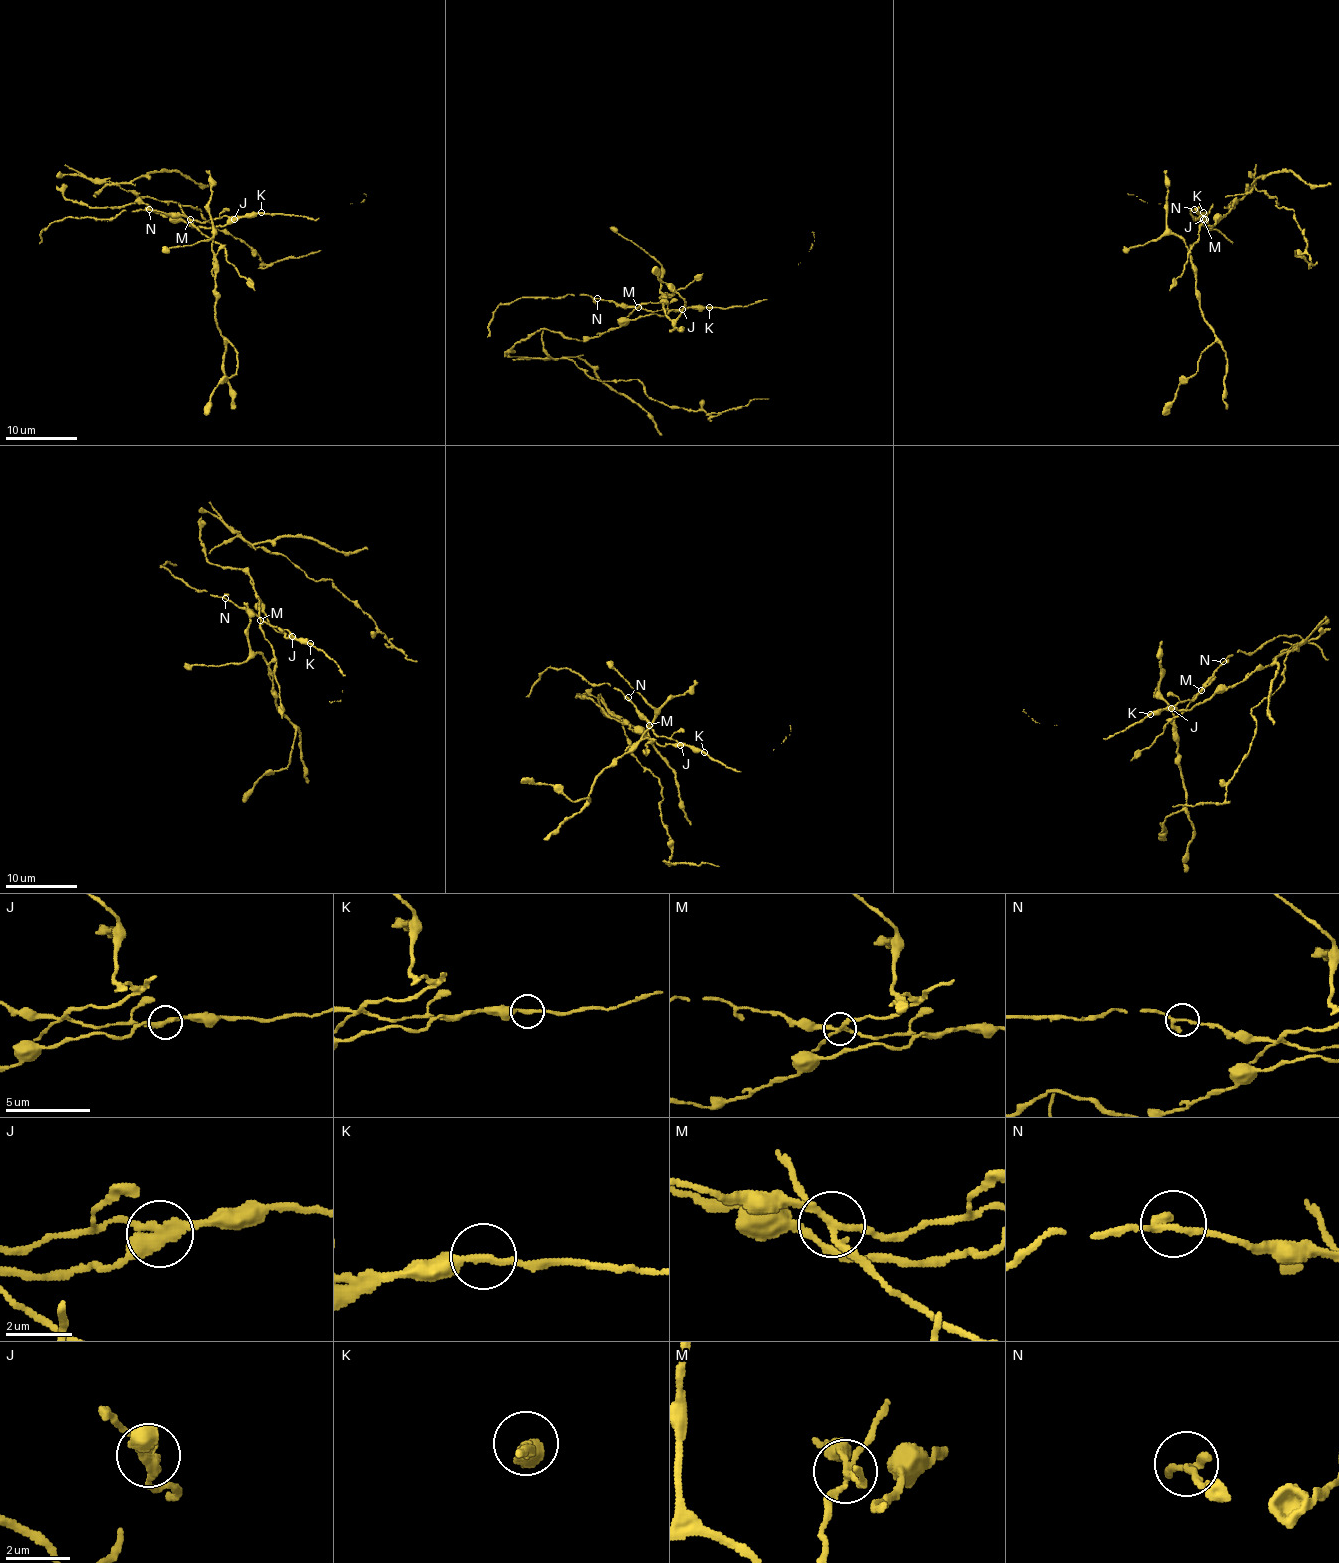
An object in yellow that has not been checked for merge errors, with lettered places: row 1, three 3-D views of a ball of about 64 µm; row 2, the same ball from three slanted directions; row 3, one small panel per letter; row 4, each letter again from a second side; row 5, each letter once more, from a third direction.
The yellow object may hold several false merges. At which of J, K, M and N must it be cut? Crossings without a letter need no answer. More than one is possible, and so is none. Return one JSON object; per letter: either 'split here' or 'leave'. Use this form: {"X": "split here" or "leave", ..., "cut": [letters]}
{"J": "split here", "K": "leave", "M": "split here", "N": "leave", "cut": ["J", "M"]}

